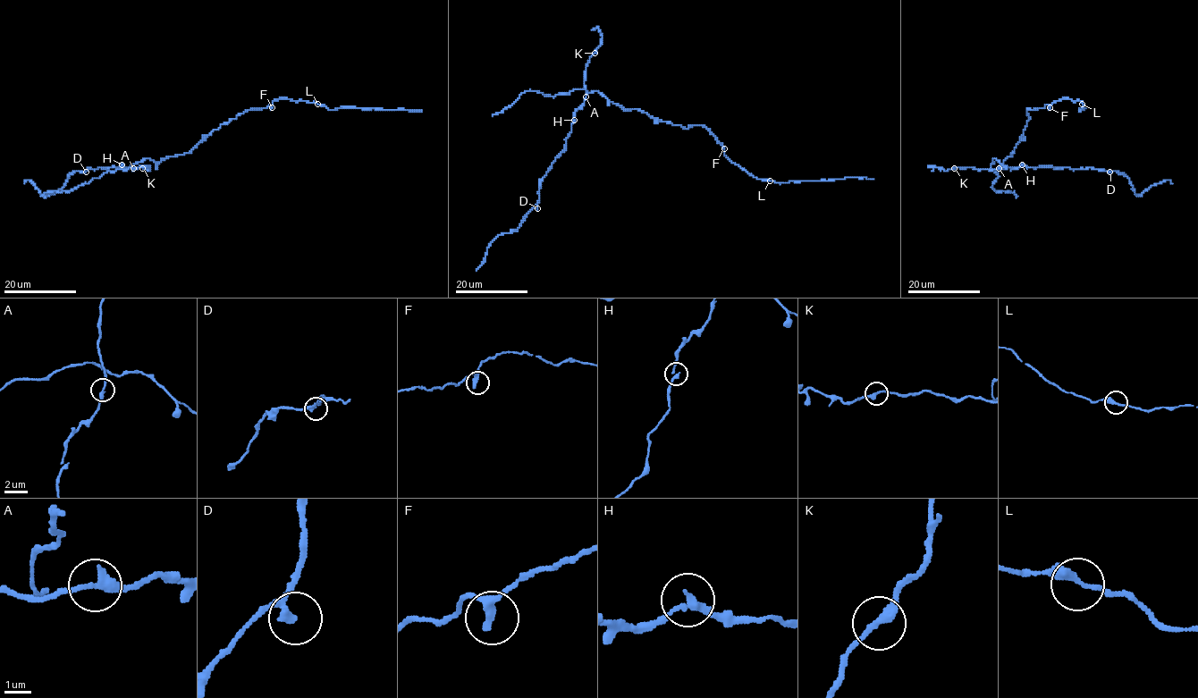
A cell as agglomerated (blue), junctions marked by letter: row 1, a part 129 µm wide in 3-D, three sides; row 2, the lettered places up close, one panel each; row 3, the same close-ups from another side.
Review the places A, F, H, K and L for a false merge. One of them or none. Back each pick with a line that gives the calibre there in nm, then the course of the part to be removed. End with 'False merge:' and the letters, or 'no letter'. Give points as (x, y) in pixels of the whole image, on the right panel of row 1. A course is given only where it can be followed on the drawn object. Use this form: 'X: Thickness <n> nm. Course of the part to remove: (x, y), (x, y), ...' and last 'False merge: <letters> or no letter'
False merge: no letter

